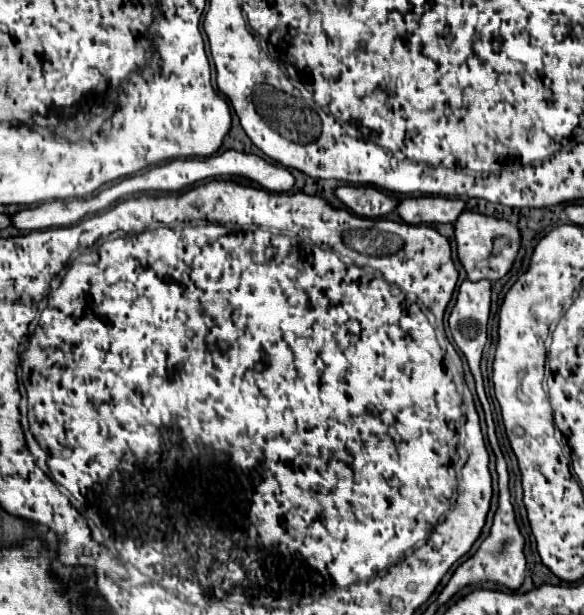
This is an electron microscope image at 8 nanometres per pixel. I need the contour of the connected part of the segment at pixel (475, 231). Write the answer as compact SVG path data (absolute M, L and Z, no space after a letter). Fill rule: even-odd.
M463 210L453 226L455 226L457 258L463 264L469 280L473 280L473 282L499 280L501 276L505 276L511 270L519 244L521 244L521 234L515 226L507 224L505 220L483 216L479 212L471 212L471 210Z

